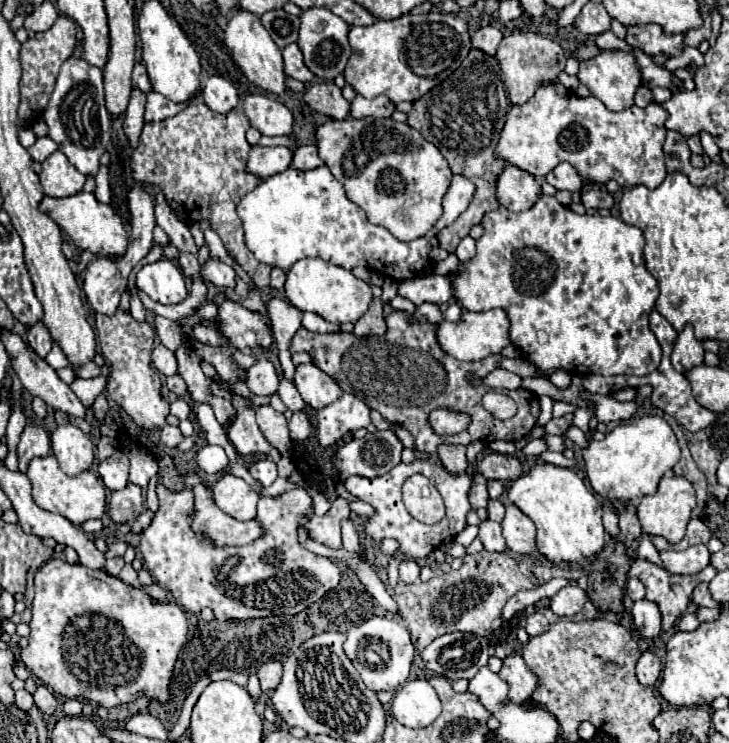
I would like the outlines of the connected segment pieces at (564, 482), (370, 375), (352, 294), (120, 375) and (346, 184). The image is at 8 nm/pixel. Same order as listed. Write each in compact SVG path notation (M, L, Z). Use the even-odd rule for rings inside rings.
M536 463L524 477L512 481L508 489L508 499L514 503L524 515L528 515L536 529L536 543L538 551L552 563L582 563L584 559L592 559L596 553L604 547L604 527L602 527L602 505L598 503L598 497L590 487L584 485L584 481L576 475L572 469L556 467L550 463Z
M408 317L404 321L404 325L406 325L404 337L408 341L404 341L406 345L402 345L402 349L398 349L400 345L392 345L392 343L388 343L388 347L386 347L386 341L382 337L376 337L376 339L362 337L360 339L354 333L344 333L344 331L320 335L320 333L308 331L306 327L300 327L296 331L296 335L292 337L290 351L292 353L294 351L310 353L310 357L314 359L314 365L320 367L326 375L330 375L344 391L352 391L352 395L358 395L370 409L376 409L392 425L406 427L416 441L416 449L424 451L424 453L436 453L442 443L468 445L472 441L496 441L496 439L514 443L532 431L532 427L536 425L536 419L540 415L538 397L534 397L534 393L530 393L526 389L504 391L508 397L512 397L516 401L518 413L512 419L500 421L482 407L482 395L488 391L488 387L484 387L484 385L474 387L468 381L468 375L472 371L478 379L484 379L492 369L496 369L498 355L490 355L490 357L486 357L482 361L474 361L474 363L458 361L458 377L456 375L452 377L452 373L456 373L456 369L452 371L452 365L442 365L442 361L436 359L436 355L448 355L438 345L436 327L430 323L412 323ZM344 353L346 353L346 377L334 377L342 367ZM436 407L450 407L456 411L466 411L472 417L468 433L460 433L460 435L452 435L452 437L436 435L432 431L432 427L428 425L428 413Z
M320 257L316 259L300 259L288 273L286 279L286 297L300 311L312 311L324 317L328 323L340 325L344 321L356 323L372 303L372 289L362 279L356 279L352 271L332 265Z
M118 309L112 317L96 315L96 331L100 341L100 351L106 363L110 365L108 375L108 387L106 393L110 399L116 401L118 407L122 407L130 419L144 431L150 429L162 429L166 425L168 417L168 401L160 395L160 375L154 371L150 363L150 353L154 345L154 329L146 321L136 321L130 313L124 313Z
M346 117L342 121L330 119L318 127L316 139L318 139L320 159L328 165L332 175L342 183L348 199L366 211L370 223L388 229L398 241L412 241L426 235L432 229L432 225L440 219L442 199L448 193L452 171L446 159L442 157L440 149L434 143L426 141L408 123L398 123L392 121L390 117L388 119Z

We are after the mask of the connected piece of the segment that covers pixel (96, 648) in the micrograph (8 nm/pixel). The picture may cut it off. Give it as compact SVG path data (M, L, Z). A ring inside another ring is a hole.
M50 559L48 563L44 563L36 575L34 575L34 589L36 589L36 595L34 595L34 601L32 601L32 621L30 621L30 637L28 637L28 647L24 647L20 651L20 659L24 661L24 665L46 685L50 687L52 691L64 695L64 697L82 697L94 705L100 705L100 707L118 707L118 705L124 705L124 703L130 703L138 697L148 697L148 699L156 699L156 701L170 701L170 691L168 691L168 685L170 685L170 677L172 677L172 669L174 669L174 663L178 659L178 653L180 649L186 645L188 641L188 621L186 621L186 615L184 611L176 605L176 603L166 603L166 601L154 601L152 597L148 597L142 589L136 589L136 587L130 587L126 585L124 581L108 575L106 571L94 571L94 569L88 569L84 565L70 565L68 561L64 559Z

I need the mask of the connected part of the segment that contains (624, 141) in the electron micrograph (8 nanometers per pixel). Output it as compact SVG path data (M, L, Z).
M544 81L524 105L514 105L508 111L496 155L534 177L544 177L558 163L568 161L578 173L596 183L614 179L620 187L646 185L654 189L666 177L662 153L666 117L668 111L654 101L644 109L632 105L614 113L592 95L578 97L560 81Z

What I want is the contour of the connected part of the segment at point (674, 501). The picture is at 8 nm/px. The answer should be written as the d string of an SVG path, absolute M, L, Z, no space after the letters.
M668 471L660 481L658 491L654 495L646 495L640 499L638 519L640 519L644 533L648 533L652 537L654 535L664 537L668 543L678 543L686 533L686 525L690 521L690 513L694 507L696 507L696 495L694 495L692 483L684 477L678 477L672 471Z

